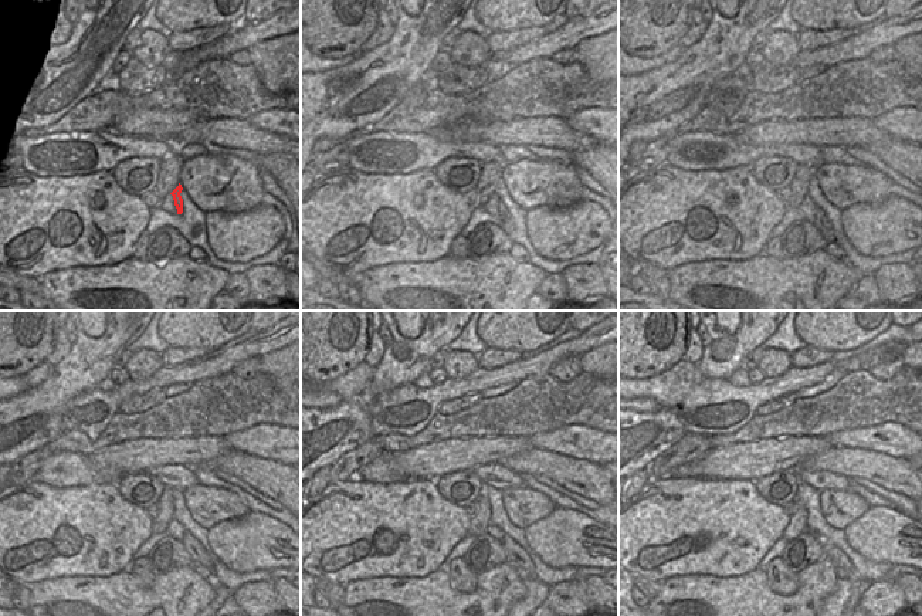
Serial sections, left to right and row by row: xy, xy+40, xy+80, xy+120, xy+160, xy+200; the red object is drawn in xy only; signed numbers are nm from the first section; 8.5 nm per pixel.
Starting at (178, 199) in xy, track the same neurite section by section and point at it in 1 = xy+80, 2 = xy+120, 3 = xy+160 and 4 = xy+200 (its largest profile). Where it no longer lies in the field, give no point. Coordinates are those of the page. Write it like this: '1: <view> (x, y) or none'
1: xy+80 (820, 220)
2: xy+120 (196, 551)
3: xy+160 (517, 555)
4: xy+200 (833, 554)

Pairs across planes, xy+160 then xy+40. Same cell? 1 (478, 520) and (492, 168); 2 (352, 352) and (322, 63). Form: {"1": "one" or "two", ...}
{"1": "one", "2": "two"}

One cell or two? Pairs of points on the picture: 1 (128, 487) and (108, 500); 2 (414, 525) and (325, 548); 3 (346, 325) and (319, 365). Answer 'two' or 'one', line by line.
1: two
2: one
3: one

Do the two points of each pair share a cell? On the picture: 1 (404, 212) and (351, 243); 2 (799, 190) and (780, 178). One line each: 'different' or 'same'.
1: same
2: different

